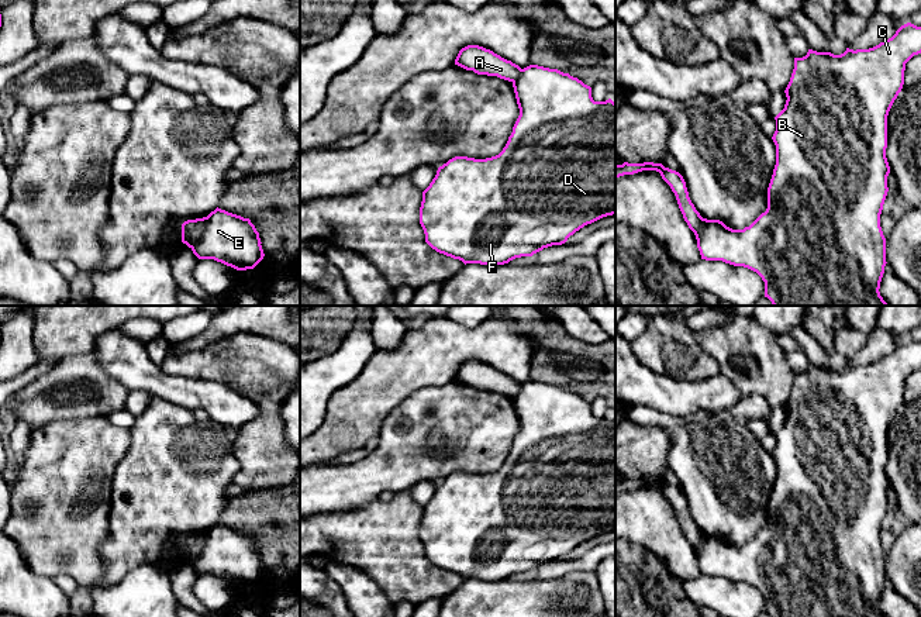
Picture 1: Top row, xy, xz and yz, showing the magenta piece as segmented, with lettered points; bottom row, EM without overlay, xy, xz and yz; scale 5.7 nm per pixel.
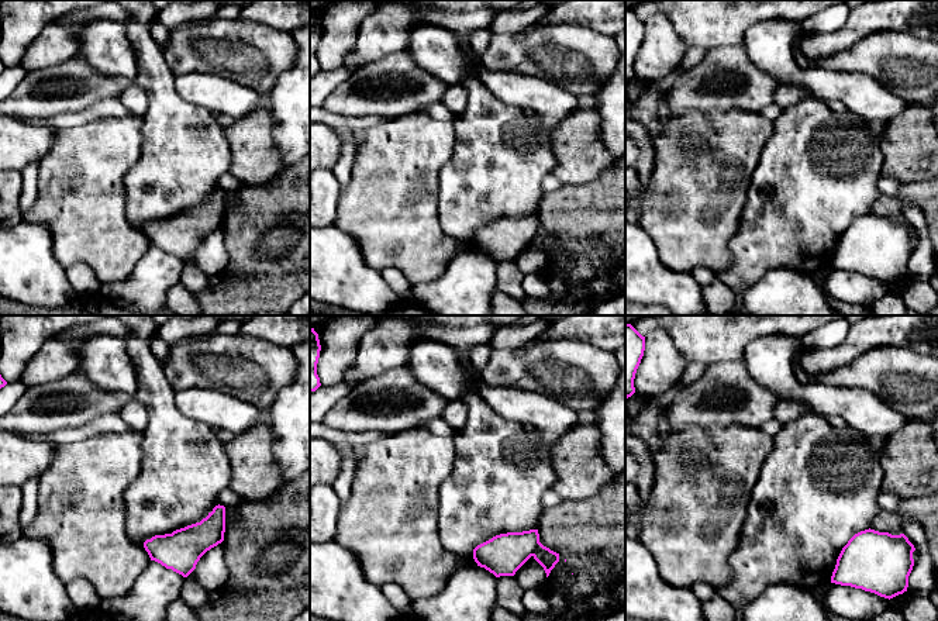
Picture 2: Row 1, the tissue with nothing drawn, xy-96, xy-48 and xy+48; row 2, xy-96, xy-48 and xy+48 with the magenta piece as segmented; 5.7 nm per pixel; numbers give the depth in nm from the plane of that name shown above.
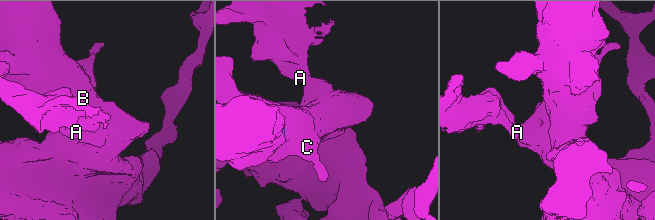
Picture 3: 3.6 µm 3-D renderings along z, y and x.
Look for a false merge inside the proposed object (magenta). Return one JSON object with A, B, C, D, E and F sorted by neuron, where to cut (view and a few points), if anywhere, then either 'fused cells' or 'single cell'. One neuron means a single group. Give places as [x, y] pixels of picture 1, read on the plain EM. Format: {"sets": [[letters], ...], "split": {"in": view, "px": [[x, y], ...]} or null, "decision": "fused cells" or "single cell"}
{"sets": [["A"], ["B", "C", "D", "E", "F"]], "split": {"in": "xy", "px": [[206, 533], [202, 551], [190, 562]]}, "decision": "fused cells"}

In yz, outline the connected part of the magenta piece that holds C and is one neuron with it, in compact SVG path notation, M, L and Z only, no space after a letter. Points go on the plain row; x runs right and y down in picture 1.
M911 338L901 341L896 349L869 365L849 365L841 370L808 365L803 373L794 373L794 385L784 406L784 424L775 432L776 447L772 452L776 461L776 480L768 503L768 524L749 542L732 545L720 535L703 534L703 542L696 551L701 575L722 576L756 587L765 597L765 613L770 617L884 617L880 611L880 597L886 582L886 554L880 542L880 530L889 507L890 482L886 473L887 431L904 400L906 379L921 369L921 342Z

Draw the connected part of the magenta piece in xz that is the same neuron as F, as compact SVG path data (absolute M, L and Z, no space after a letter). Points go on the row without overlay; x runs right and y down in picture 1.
M538 380L524 383L520 392L513 397L520 431L513 442L513 448L503 466L491 473L475 475L468 472L455 472L438 483L435 493L422 507L420 523L420 540L425 549L425 558L439 569L466 579L504 580L521 572L532 572L544 563L562 561L570 551L603 532L615 530L615 418L594 417L591 403L577 393L563 389L558 385L549 385Z

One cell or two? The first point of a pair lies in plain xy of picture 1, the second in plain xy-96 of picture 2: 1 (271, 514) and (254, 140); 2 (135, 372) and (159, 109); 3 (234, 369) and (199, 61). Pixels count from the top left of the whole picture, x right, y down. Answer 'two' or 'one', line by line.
1: two
2: two
3: one

